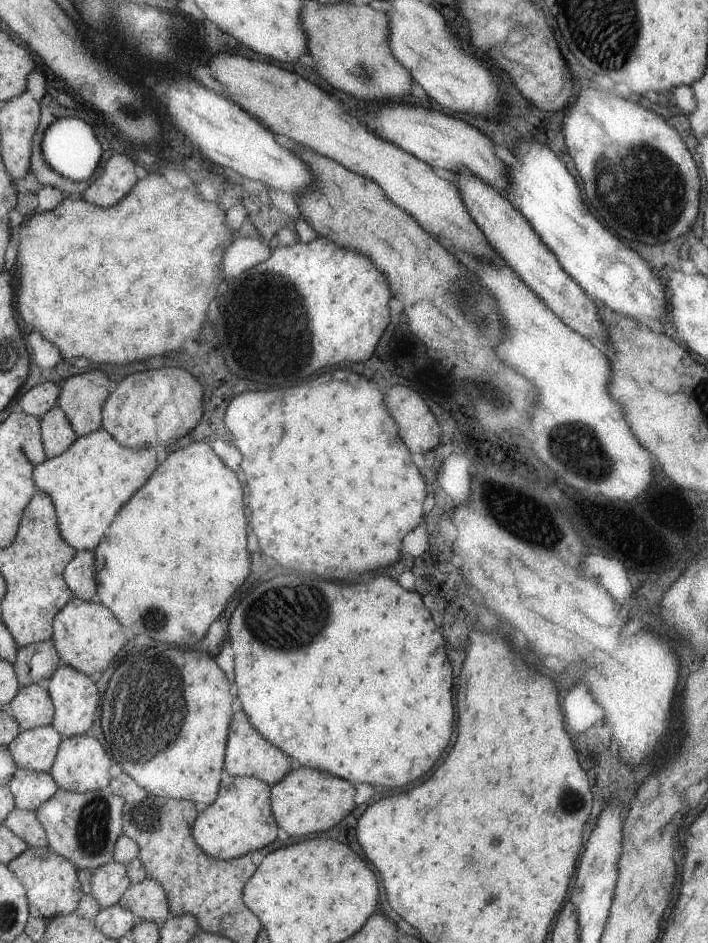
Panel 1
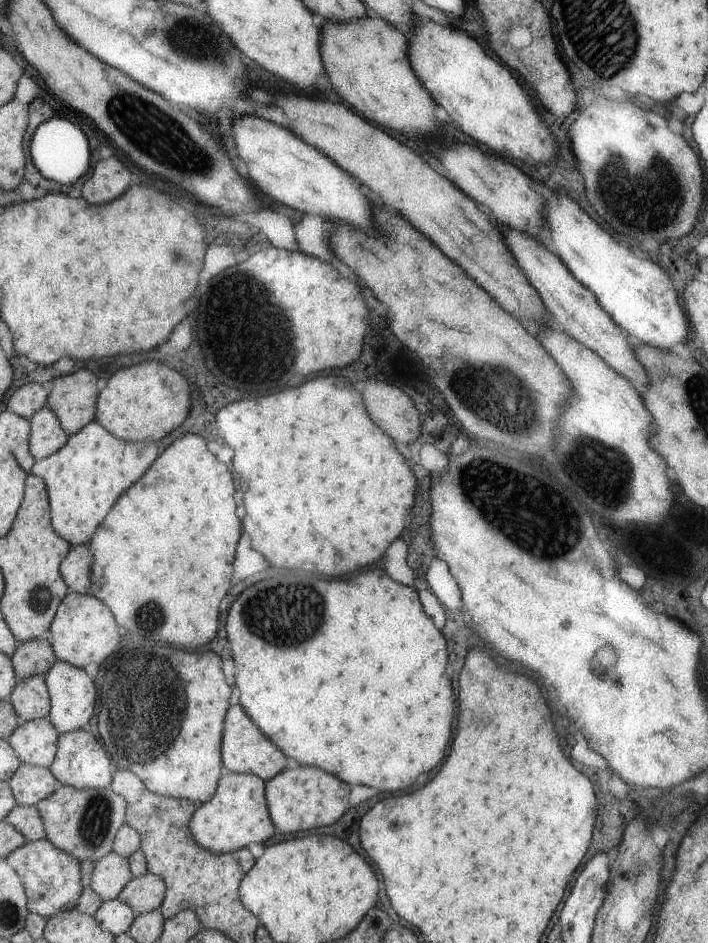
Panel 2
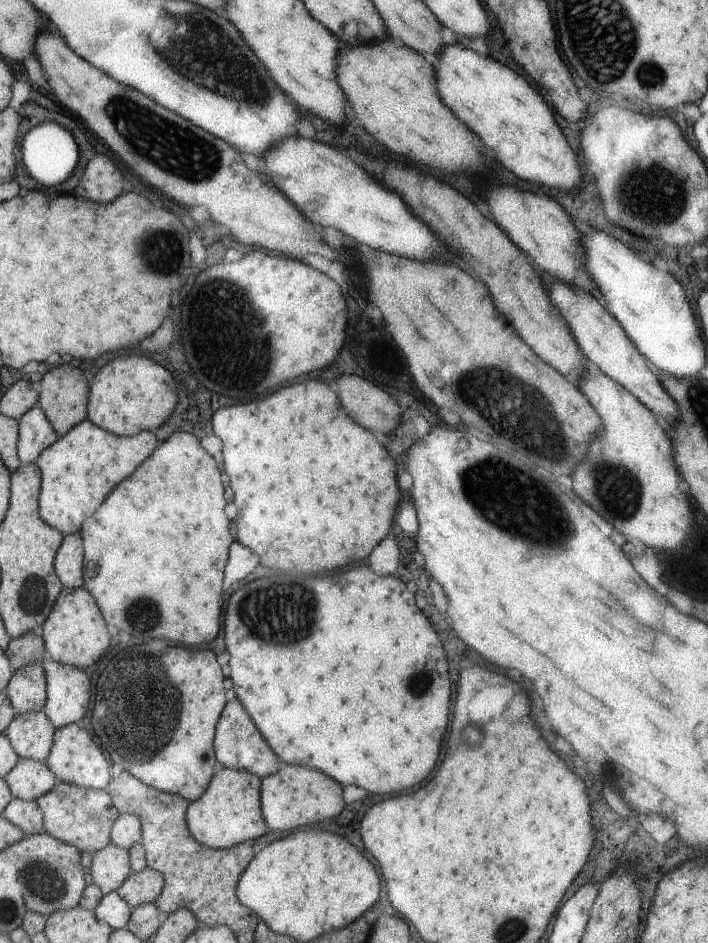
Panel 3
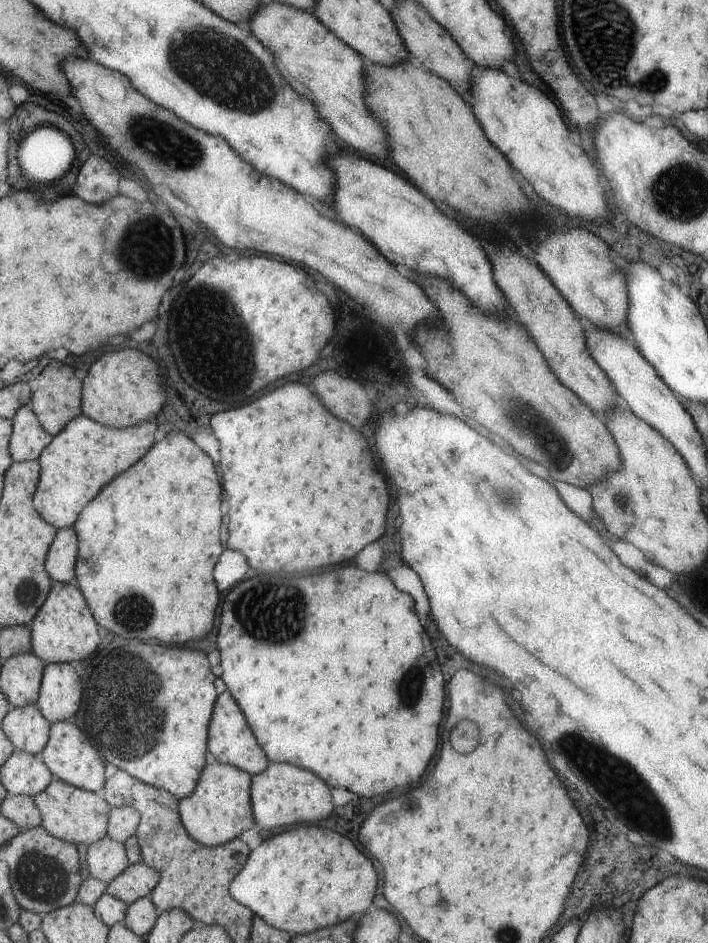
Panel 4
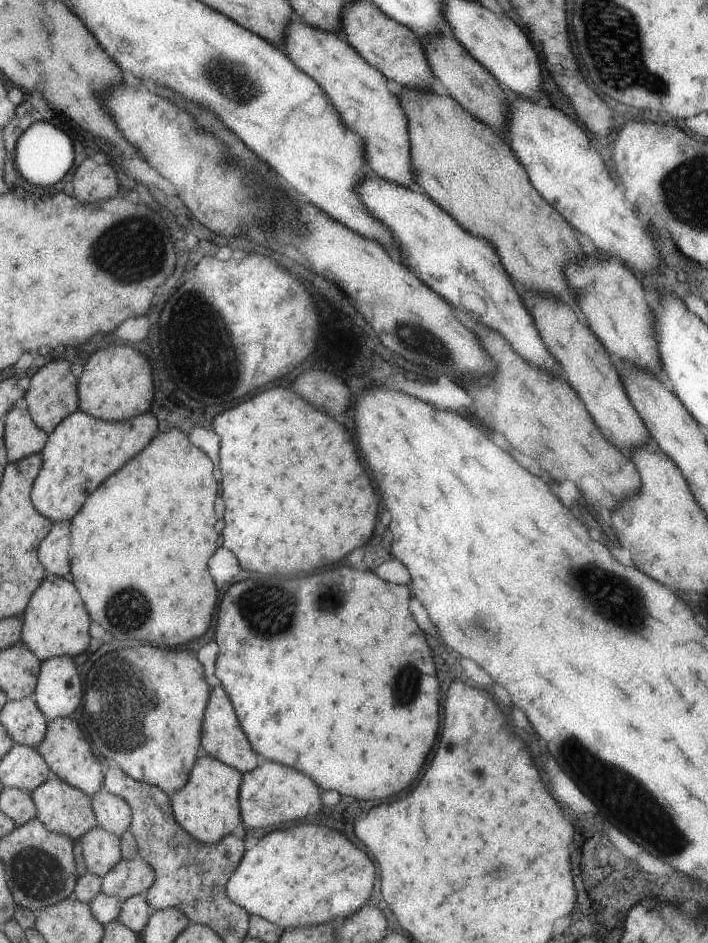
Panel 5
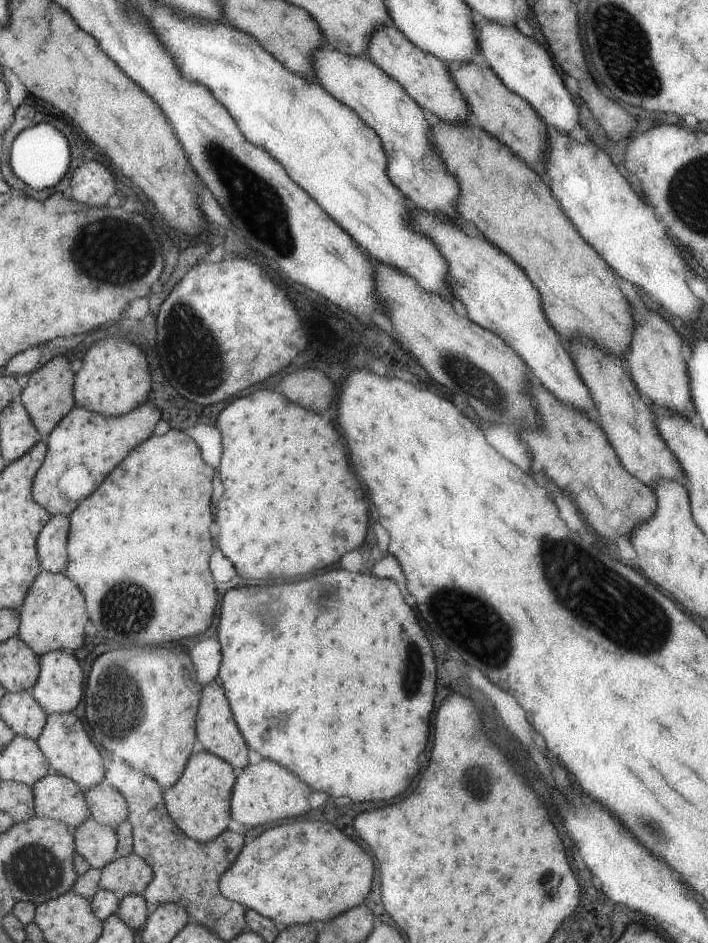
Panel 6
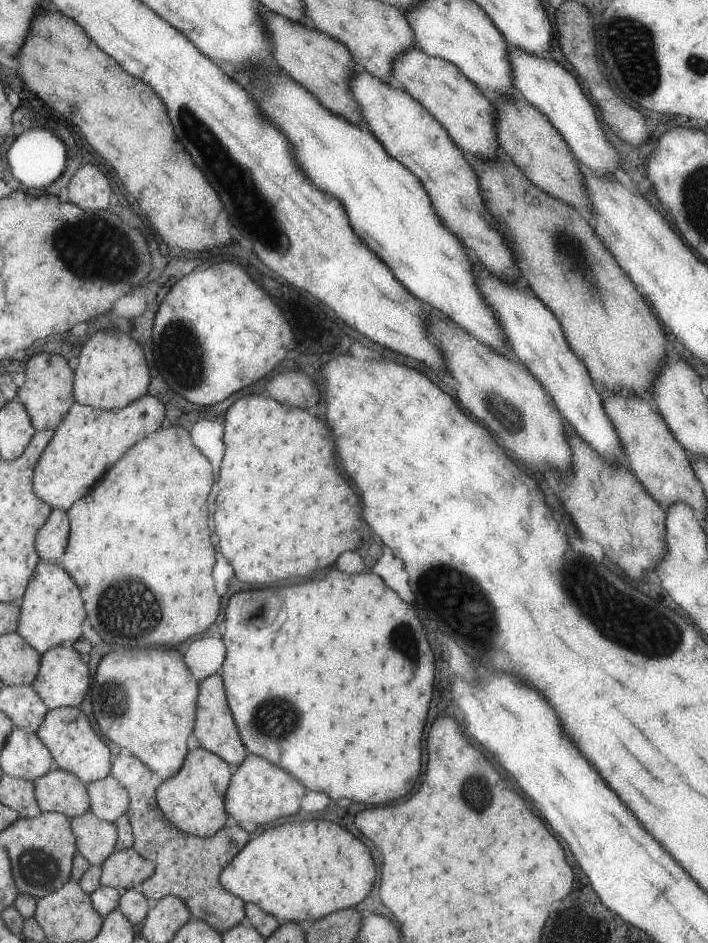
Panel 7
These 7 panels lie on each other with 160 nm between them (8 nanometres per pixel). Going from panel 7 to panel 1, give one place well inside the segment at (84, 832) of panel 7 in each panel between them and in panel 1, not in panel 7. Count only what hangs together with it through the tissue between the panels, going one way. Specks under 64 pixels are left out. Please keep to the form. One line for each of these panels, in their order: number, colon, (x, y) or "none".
1: (108, 882)
2: (110, 873)
3: (110, 866)
4: (106, 858)
5: (101, 851)
6: (96, 843)

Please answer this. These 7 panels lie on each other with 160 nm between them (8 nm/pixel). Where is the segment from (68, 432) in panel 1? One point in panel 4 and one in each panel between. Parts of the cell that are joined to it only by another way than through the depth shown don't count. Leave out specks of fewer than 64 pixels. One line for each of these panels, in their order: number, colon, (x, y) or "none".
2: (46, 435)
3: (35, 433)
4: (27, 439)

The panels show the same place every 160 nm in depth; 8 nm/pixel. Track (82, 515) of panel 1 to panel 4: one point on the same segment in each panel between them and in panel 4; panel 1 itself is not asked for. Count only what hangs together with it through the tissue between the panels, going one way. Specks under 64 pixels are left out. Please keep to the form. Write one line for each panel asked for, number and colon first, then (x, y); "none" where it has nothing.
2: (83, 478)
3: (80, 468)
4: (85, 455)

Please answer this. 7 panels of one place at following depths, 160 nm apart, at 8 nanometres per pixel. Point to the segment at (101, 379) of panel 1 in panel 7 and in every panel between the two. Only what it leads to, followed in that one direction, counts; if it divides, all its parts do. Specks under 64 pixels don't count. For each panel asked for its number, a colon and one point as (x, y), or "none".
2: (72, 399)
3: (63, 391)
4: (57, 400)
5: (51, 395)
6: (48, 396)
7: (46, 393)

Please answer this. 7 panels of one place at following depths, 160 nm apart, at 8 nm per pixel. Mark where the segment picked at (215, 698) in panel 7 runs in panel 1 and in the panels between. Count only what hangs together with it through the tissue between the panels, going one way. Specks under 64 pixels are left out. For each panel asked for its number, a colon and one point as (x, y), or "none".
1: (247, 754)
2: (244, 748)
3: (238, 744)
4: (230, 740)
5: (221, 736)
6: (216, 730)

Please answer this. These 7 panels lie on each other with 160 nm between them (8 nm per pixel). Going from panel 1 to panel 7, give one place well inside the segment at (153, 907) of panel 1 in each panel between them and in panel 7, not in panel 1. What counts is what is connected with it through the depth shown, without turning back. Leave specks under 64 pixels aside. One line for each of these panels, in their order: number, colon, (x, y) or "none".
2: (144, 893)
3: (143, 887)
4: (136, 881)
5: (131, 877)
6: (127, 875)
7: (125, 869)

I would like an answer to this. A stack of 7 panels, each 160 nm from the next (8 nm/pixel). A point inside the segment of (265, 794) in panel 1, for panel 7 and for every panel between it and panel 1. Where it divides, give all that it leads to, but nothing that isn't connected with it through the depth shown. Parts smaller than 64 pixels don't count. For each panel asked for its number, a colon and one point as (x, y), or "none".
2: (234, 816)
3: (228, 812)
4: (218, 809)
5: (207, 807)
6: (199, 802)
7: (192, 800)

